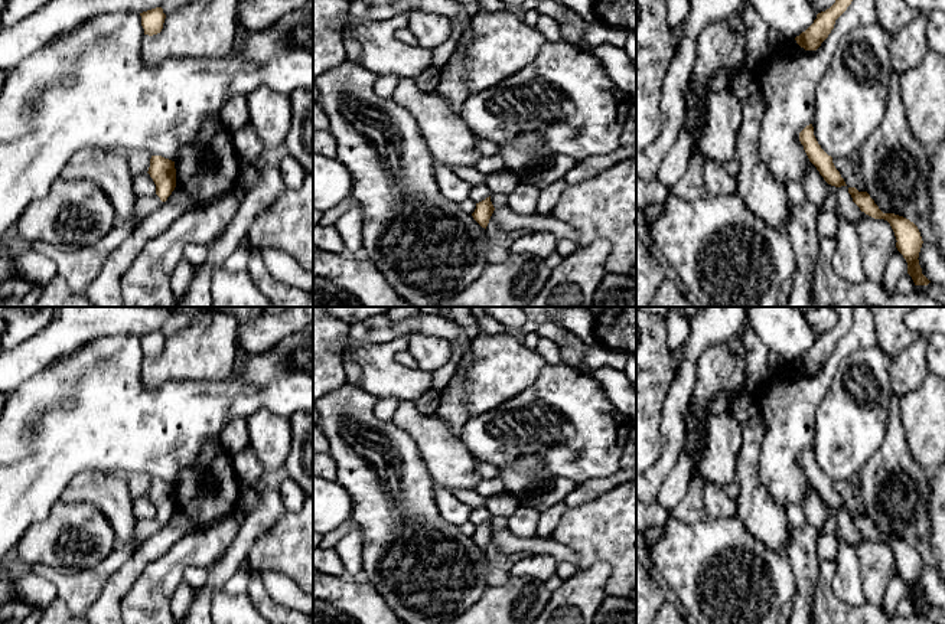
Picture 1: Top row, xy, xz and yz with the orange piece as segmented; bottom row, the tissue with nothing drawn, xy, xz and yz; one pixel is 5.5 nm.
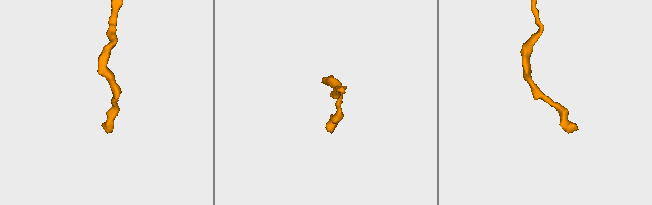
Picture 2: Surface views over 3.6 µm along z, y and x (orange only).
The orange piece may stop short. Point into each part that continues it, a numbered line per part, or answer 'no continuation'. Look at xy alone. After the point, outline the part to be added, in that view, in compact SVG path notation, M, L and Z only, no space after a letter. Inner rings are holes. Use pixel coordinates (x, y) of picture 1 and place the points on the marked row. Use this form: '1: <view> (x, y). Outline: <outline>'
1: xy (144, 205). Outline: M157 195L154 196L137 196L134 205L134 215L137 219L144 219L163 205Z

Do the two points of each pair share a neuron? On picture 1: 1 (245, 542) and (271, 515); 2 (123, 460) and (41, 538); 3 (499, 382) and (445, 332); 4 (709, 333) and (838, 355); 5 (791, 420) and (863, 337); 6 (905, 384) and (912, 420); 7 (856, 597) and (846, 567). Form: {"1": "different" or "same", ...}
{"1": "same", "2": "different", "3": "different", "4": "different", "5": "same", "6": "different", "7": "same"}

